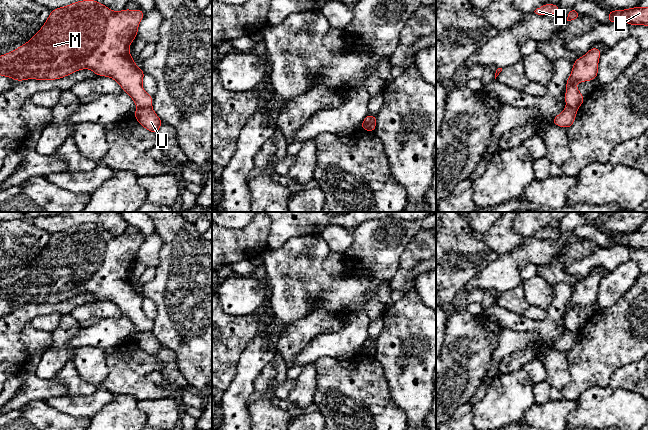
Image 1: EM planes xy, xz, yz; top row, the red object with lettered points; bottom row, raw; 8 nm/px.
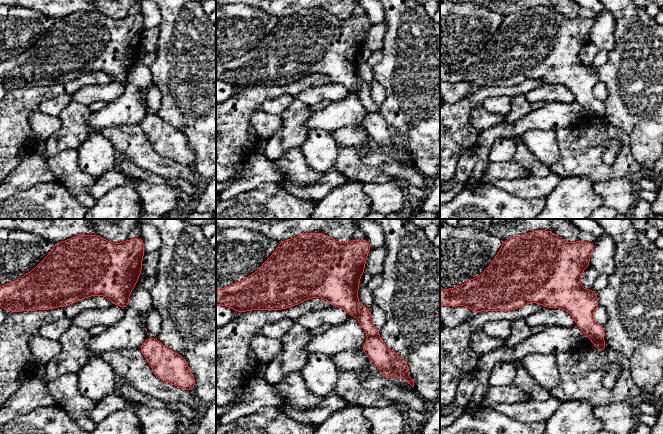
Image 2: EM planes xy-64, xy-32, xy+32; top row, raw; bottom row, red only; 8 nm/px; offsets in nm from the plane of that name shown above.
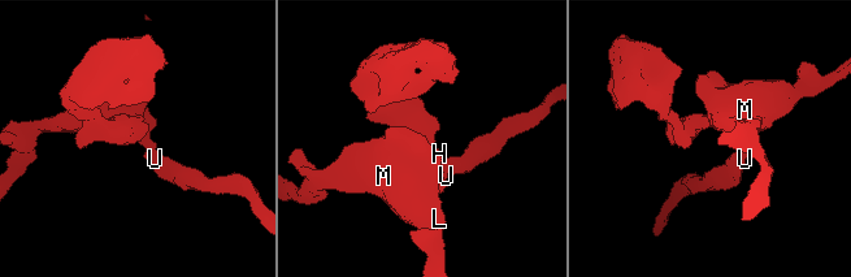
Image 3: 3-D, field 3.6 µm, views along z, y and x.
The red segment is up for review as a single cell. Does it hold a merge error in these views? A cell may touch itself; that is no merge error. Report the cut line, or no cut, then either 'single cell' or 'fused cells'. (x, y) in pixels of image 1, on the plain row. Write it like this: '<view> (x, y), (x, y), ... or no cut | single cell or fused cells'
xy (150, 330), (137, 332) | fused cells

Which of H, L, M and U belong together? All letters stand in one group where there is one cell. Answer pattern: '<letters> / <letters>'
H L M / U

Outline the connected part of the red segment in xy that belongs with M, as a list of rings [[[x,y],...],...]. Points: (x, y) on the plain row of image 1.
[[[91,223],[51,234],[44,249],[27,267],[0,280],[0,300],[15,305],[56,304],[78,294],[91,293],[97,300],[116,304],[137,332],[151,331],[153,320],[148,319],[142,311],[146,298],[134,287],[129,276],[129,270],[137,261],[138,250],[144,240],[141,233],[125,232],[115,236]]]

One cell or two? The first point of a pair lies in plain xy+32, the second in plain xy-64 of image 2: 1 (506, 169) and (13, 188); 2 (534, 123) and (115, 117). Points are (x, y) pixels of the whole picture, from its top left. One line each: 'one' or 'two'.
1: one
2: one

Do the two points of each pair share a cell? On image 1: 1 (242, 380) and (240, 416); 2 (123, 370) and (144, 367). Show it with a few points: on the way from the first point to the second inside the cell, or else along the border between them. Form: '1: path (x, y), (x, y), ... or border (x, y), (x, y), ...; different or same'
1: path (242, 389), (240, 407); same
2: path (128, 370), (139, 367); same

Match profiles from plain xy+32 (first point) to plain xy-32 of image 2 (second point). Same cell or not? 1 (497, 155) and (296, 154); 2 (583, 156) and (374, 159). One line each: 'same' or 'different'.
1: different
2: different

